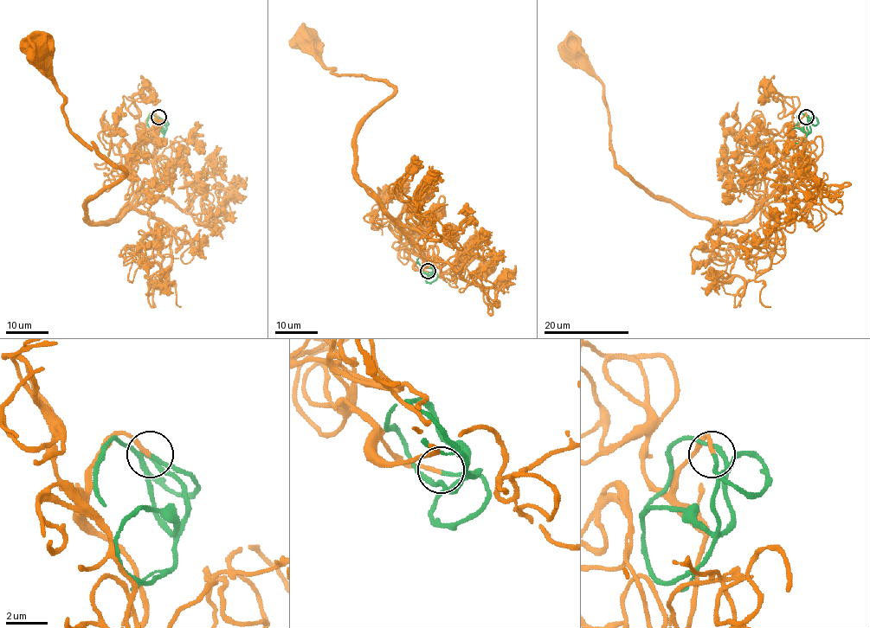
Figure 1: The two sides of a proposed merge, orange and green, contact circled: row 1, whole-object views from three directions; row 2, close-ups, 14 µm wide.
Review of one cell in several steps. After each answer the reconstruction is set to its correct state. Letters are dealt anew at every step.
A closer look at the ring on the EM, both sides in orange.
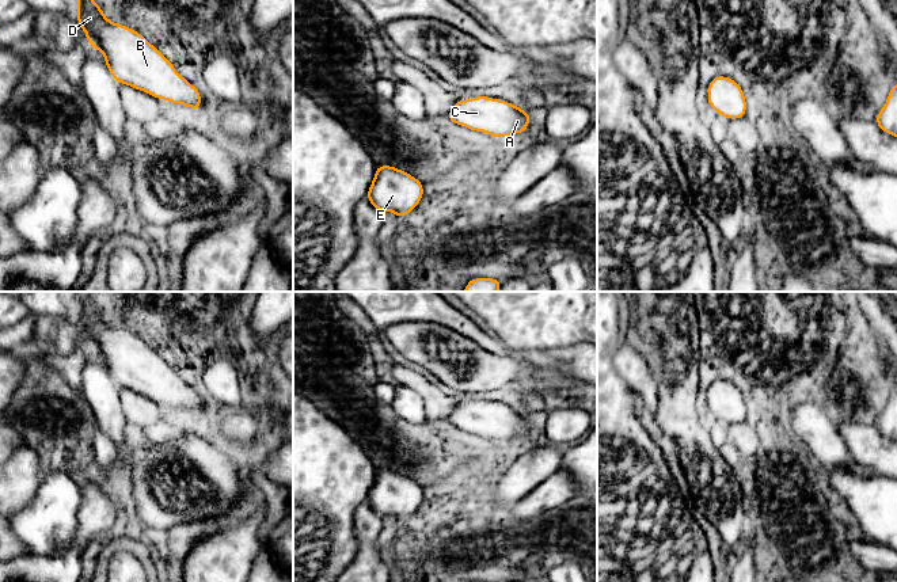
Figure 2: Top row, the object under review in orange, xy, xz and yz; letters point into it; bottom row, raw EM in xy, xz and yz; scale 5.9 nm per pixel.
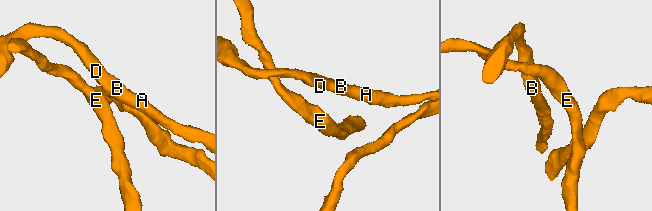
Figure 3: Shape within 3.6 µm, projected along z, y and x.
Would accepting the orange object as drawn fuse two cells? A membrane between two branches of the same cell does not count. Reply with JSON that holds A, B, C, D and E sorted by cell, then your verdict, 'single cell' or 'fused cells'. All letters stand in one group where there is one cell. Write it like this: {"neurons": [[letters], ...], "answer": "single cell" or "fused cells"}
{"neurons": [["A", "B", "C", "D", "E"]], "answer": "single cell"}

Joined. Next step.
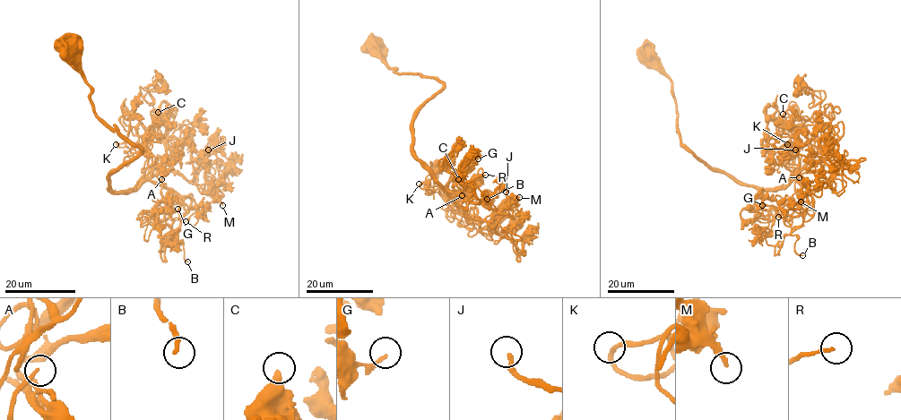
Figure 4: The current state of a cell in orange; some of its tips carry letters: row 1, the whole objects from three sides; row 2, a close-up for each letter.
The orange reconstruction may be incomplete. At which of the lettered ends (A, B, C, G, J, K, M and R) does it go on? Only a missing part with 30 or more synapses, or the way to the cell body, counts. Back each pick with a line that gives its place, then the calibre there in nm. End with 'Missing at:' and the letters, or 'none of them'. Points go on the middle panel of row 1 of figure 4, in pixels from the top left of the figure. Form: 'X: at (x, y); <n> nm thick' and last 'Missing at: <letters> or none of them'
B: at (487, 199); 220 nm thick
R: at (485, 175); 150 nm thick
Missing at: B, R

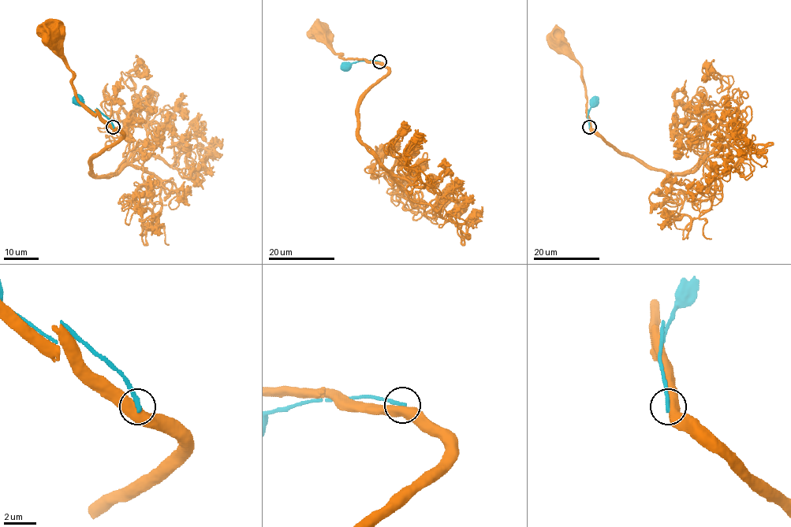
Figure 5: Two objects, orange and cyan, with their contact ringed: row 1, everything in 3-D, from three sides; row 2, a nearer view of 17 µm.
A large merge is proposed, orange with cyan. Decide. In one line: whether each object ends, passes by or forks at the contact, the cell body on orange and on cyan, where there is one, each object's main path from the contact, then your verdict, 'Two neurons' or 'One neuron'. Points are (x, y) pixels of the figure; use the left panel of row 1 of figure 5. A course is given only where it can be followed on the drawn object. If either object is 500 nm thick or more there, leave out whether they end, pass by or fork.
Soma of orange: (50, 35). Soma of cyan: (77, 100). Course of orange: (113, 127), (110, 127), (97, 113), (92, 113), (79, 101), (72, 83), (72, 71), (51, 35). Course of cyan: (113, 127), (100, 112), (93, 112), (78, 99). Two neurons

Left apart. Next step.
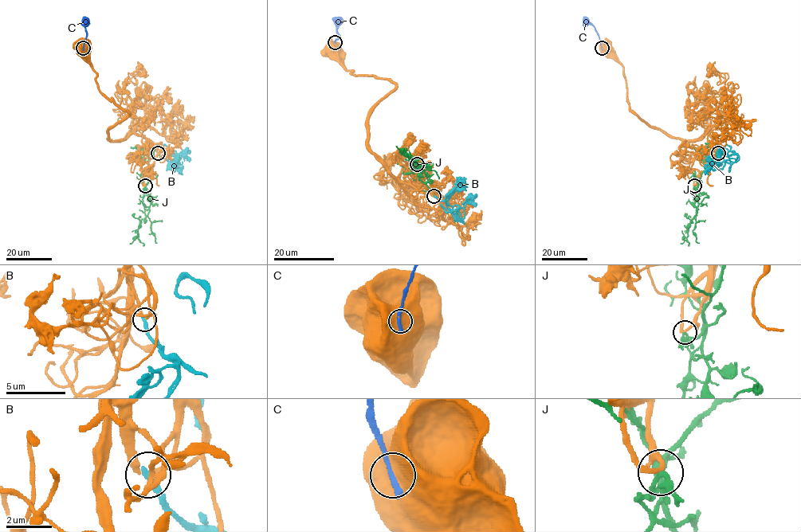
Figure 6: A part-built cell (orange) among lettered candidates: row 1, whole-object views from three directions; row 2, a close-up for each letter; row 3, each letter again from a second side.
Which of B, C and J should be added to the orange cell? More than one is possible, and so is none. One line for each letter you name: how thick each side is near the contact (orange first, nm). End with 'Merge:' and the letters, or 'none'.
B: 200 nm thick on the orange side, 360 nm on the other
Merge: B

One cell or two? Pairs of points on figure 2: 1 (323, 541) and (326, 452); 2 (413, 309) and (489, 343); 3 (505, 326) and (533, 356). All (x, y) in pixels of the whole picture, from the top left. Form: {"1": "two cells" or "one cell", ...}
{"1": "one cell", "2": "one cell", "3": "two cells"}

